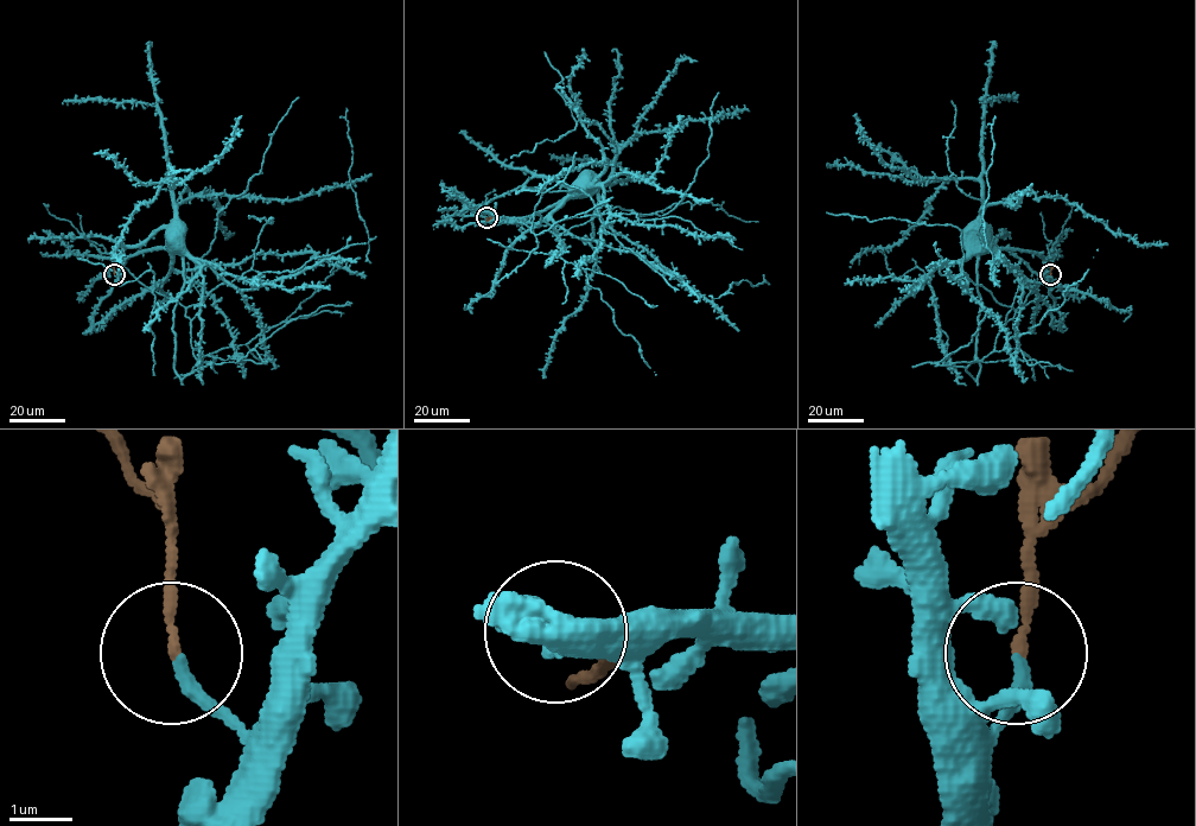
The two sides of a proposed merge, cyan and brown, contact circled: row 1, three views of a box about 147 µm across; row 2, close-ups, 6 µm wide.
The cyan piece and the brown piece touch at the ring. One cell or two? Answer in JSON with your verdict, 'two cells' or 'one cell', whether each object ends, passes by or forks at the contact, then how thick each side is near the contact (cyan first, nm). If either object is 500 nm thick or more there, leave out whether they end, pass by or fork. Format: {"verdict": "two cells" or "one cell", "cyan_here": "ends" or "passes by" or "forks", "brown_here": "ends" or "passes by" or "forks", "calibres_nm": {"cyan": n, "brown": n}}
{"verdict": "two cells", "cyan_here": "ends", "brown_here": "ends", "calibres_nm": {"cyan": 220, "brown": 150}}

